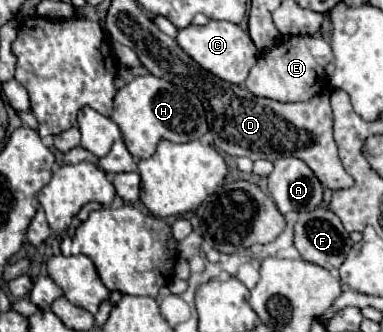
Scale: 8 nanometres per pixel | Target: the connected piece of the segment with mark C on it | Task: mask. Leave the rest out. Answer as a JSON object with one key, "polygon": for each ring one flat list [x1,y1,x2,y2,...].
{"polygon":[[211,19,205,27,189,25,189,27,177,31,175,41,203,69,207,69,209,73,217,75,219,79,223,79,227,83,235,83,235,85,245,83,249,69,255,65,257,53,259,53,257,47,253,45,249,33,245,33,239,25,229,23,229,21,213,21]]}

